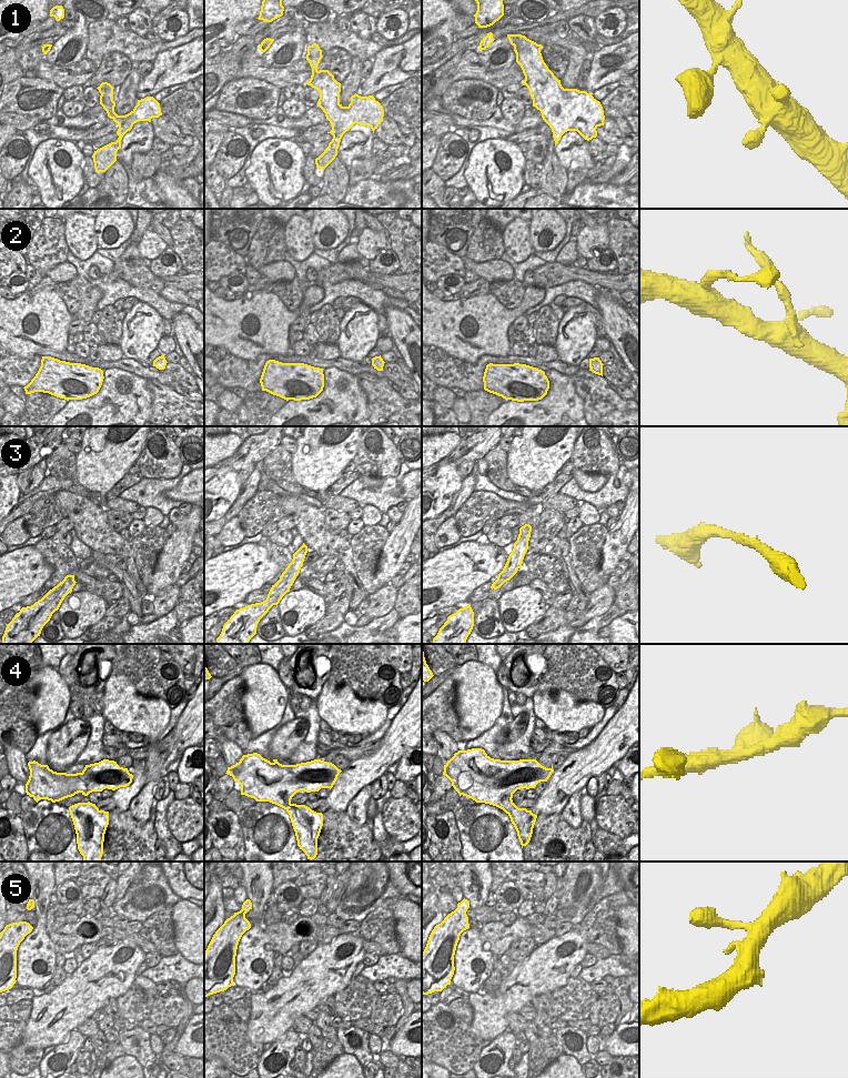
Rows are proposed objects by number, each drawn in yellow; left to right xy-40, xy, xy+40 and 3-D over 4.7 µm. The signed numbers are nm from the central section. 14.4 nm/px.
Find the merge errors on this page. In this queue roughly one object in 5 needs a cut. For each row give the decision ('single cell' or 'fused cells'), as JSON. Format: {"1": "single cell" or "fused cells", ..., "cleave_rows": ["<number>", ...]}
{"1": "single cell", "2": "single cell", "3": "single cell", "4": "single cell", "5": "single cell", "cleave_rows": []}

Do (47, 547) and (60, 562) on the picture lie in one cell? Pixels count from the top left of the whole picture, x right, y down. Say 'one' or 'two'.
one

